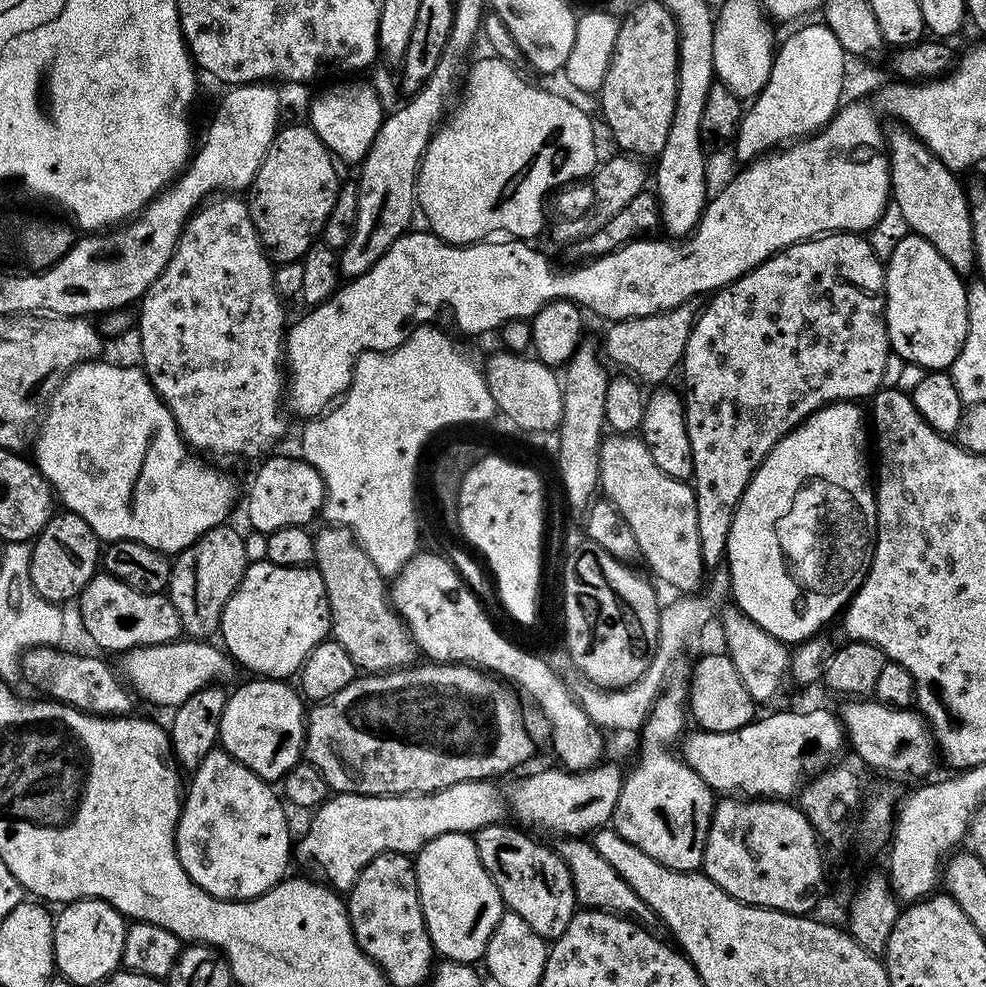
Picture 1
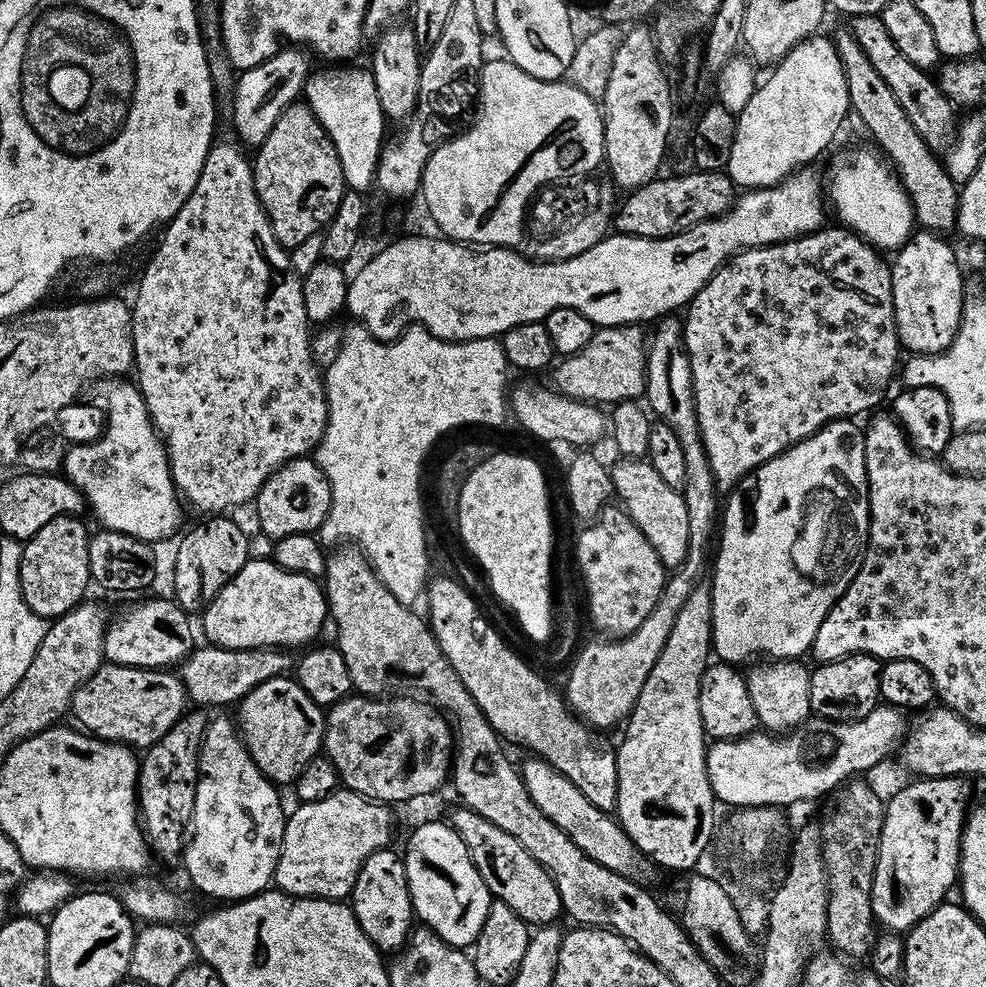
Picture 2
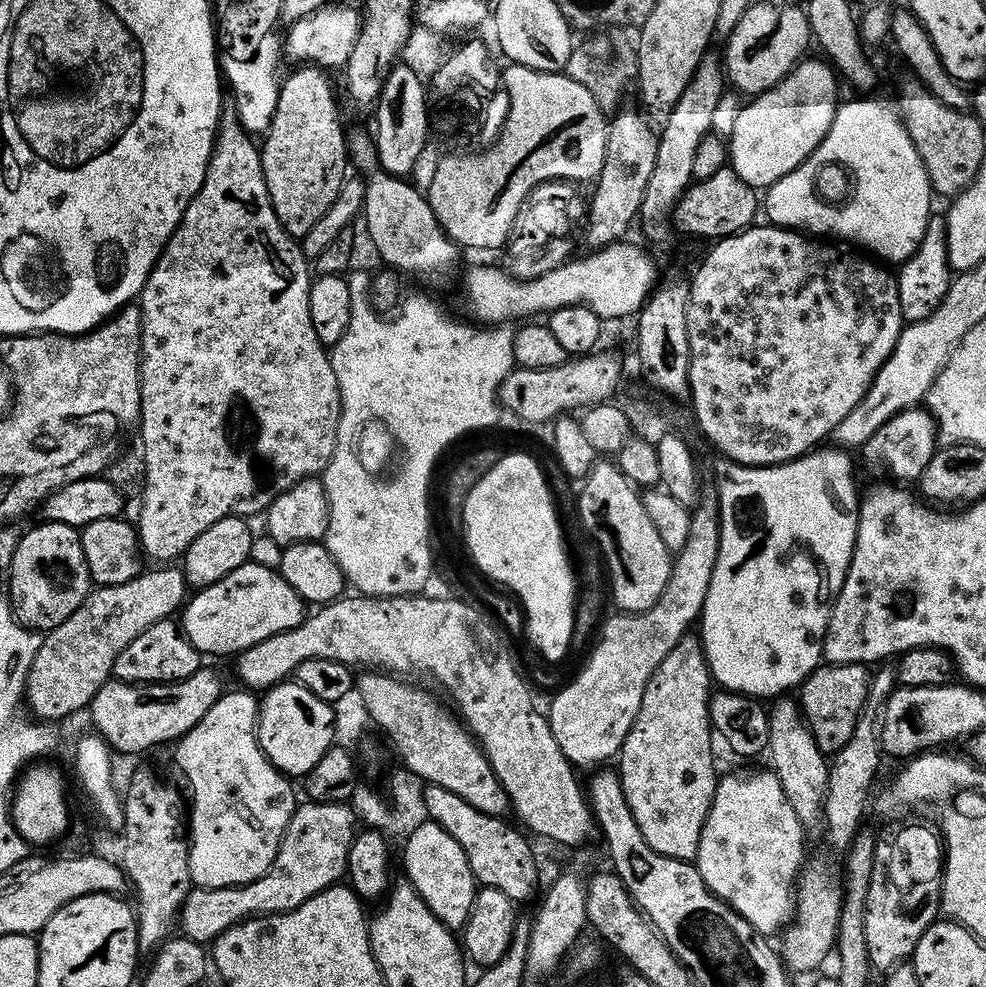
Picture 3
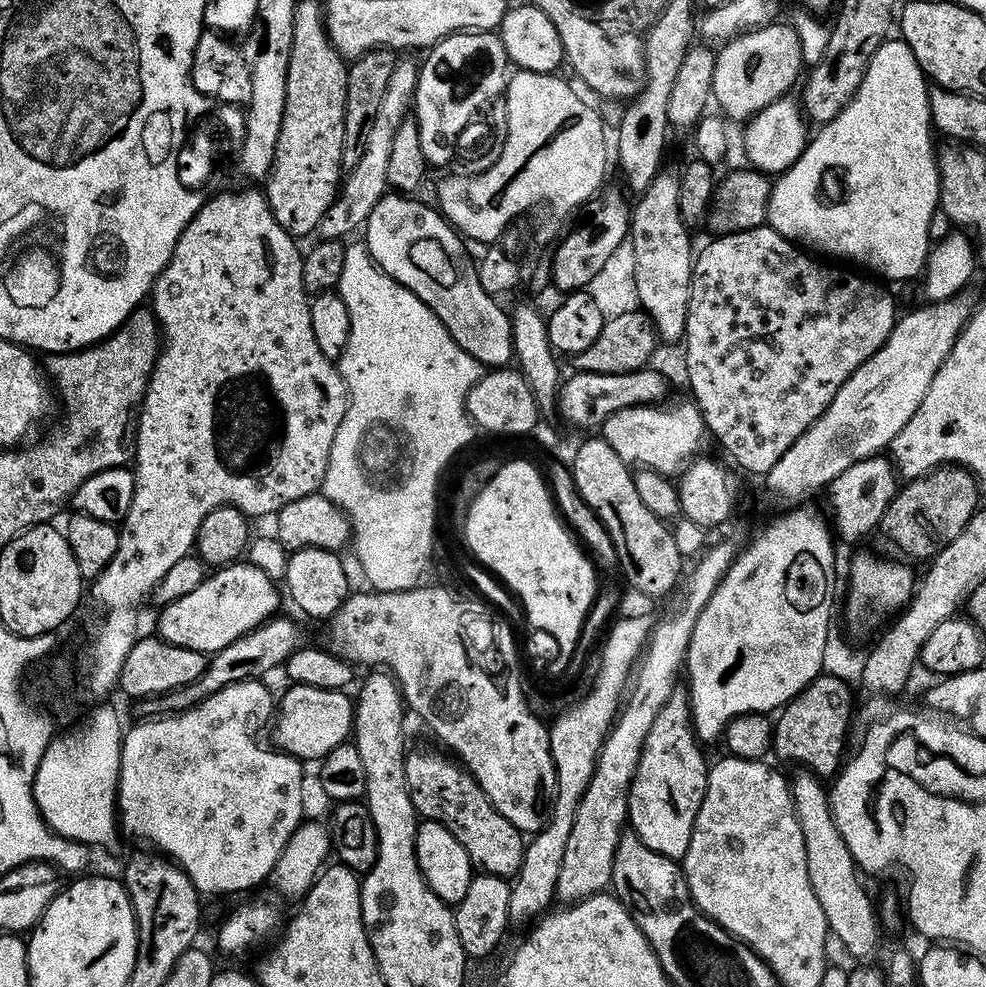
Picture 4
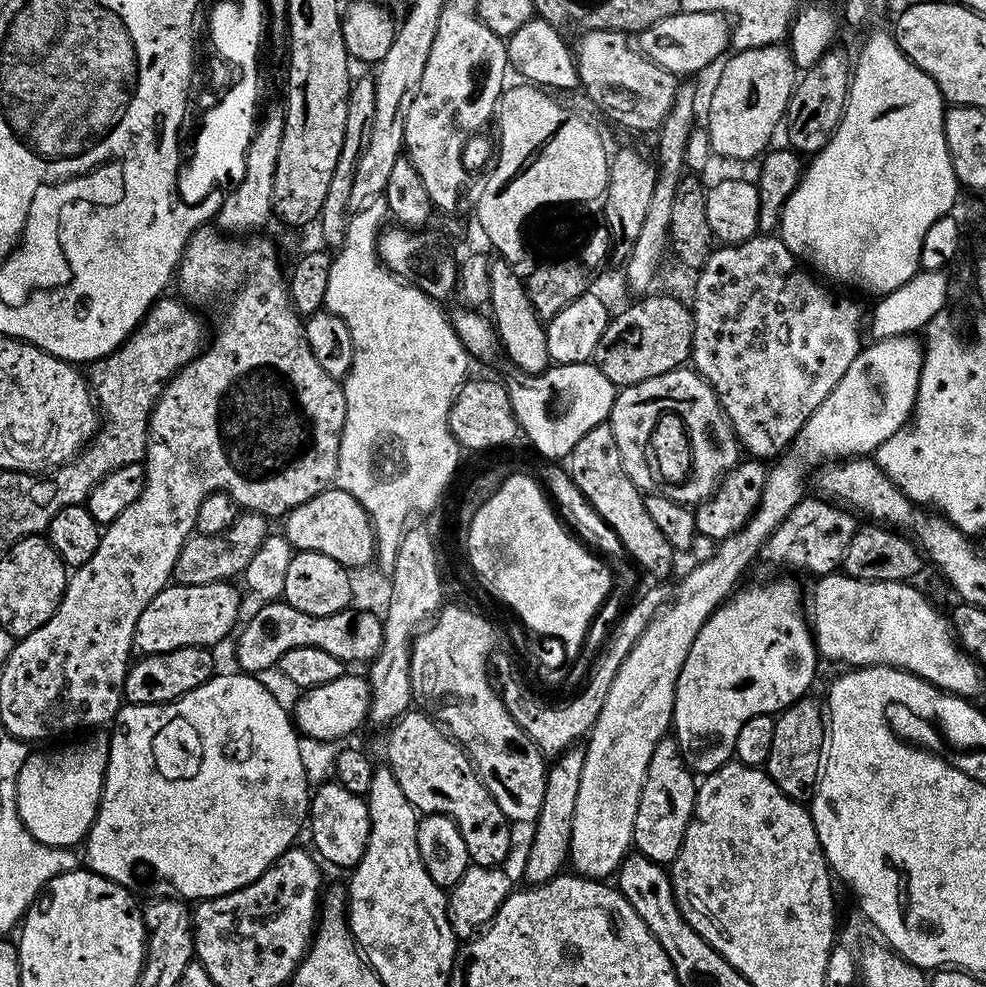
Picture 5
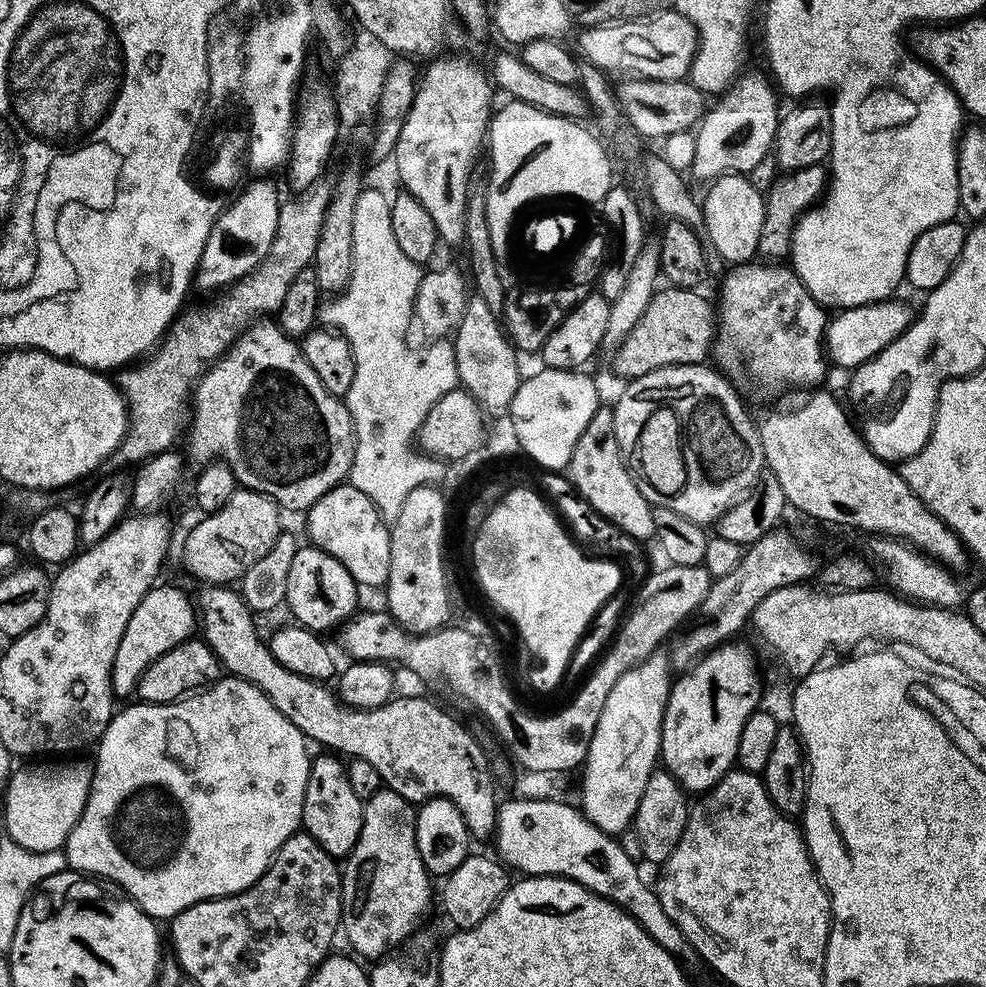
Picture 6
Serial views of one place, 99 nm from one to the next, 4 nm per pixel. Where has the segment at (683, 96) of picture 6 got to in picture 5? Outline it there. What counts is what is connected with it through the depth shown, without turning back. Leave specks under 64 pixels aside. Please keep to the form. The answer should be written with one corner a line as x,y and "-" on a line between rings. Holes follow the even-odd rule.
589,28
581,31
580,41
574,44
576,72
580,76
582,92
585,92
610,119
624,128
633,128
636,132
655,133
663,124
670,106
674,106
674,94
678,87
678,77
670,70
658,66
649,60
639,47
632,44
622,32
611,32
609,28

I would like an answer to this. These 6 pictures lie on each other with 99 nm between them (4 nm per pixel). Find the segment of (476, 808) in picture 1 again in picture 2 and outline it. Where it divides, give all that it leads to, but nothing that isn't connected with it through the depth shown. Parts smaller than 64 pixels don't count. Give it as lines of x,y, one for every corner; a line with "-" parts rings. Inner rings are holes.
337,790
322,802
297,803
295,807
284,822
275,887
288,896
347,901
366,858
393,843
391,807
347,790

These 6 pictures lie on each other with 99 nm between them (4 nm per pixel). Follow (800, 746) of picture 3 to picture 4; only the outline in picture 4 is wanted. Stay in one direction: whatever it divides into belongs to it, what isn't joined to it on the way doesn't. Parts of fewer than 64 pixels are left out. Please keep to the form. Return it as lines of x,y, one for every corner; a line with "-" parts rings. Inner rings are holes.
807,770
797,771
796,777
791,777
790,787
792,790
792,805
798,818
798,826
802,826
802,842
806,842
806,870
810,874
810,886
814,890
814,898
818,898
818,906
822,906
822,914
826,914
828,931
856,962
864,962
867,956
872,956
876,952
876,947
880,944
880,932
882,925
878,919
878,908
868,897
868,892
864,889
861,873
856,867
854,858
850,850
846,850
846,842
842,842
842,836
838,834
838,826
834,822
832,813
832,797
829,789
822,785
821,777

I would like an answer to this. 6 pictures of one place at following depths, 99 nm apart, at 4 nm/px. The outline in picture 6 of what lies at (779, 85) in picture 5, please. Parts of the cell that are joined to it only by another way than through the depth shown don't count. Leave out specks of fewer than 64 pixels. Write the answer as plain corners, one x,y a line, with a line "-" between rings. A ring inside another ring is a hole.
746,72
737,75
721,95
725,96
705,111
704,119
698,125
698,143
690,172
704,182
714,181
728,173
752,174
773,151
778,119
777,89
771,79
763,80
752,72

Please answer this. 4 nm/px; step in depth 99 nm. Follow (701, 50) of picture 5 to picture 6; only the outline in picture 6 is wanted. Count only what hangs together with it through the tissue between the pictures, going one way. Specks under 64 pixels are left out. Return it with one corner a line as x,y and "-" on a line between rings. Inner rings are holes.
675,10
639,16
637,20
588,26
583,31
579,55
605,74
616,75
616,78
629,76
642,80
683,80
698,60
696,28

